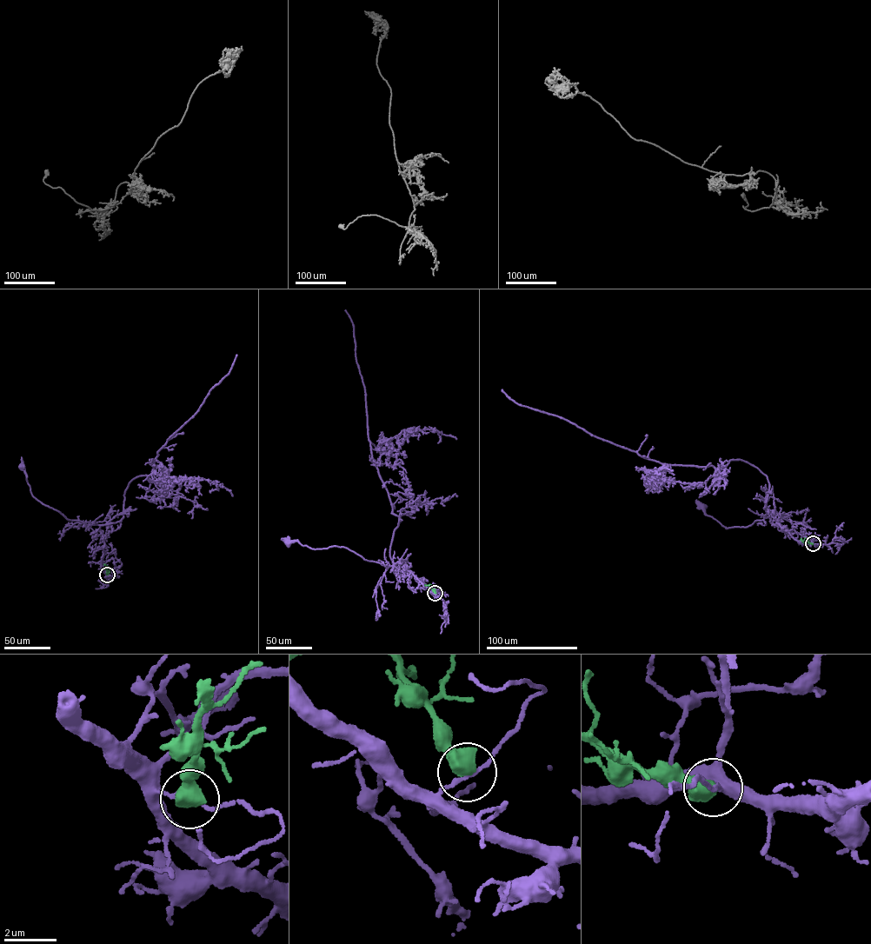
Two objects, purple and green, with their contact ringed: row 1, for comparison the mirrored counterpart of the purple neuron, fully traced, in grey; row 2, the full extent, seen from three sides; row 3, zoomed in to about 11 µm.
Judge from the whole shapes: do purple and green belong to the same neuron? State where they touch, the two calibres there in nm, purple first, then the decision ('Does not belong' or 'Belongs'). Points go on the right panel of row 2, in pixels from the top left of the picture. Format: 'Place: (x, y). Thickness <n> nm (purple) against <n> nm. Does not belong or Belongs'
Place: (813, 543). Thickness 130 nm (purple) against 650 nm. Does not belong

